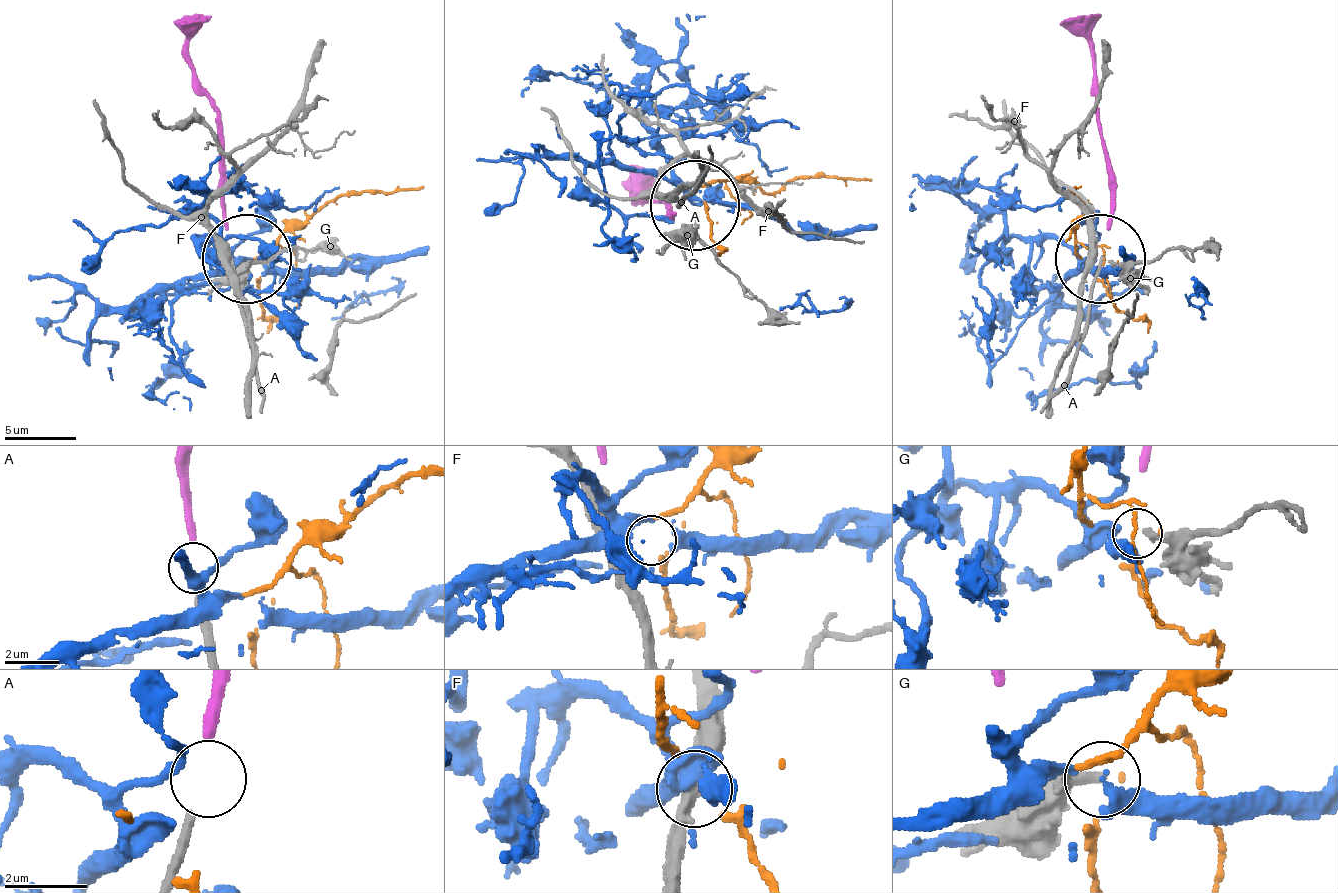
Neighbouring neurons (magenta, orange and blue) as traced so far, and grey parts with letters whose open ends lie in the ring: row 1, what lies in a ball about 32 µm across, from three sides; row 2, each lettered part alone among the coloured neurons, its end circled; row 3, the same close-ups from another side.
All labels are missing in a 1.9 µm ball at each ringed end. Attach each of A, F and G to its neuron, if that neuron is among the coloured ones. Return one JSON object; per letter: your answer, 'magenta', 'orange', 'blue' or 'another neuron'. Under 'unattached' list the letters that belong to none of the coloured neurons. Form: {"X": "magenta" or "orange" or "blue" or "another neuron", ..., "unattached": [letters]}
{"A": "magenta", "F": "orange", "G": "another neuron", "unattached": ["G"]}

